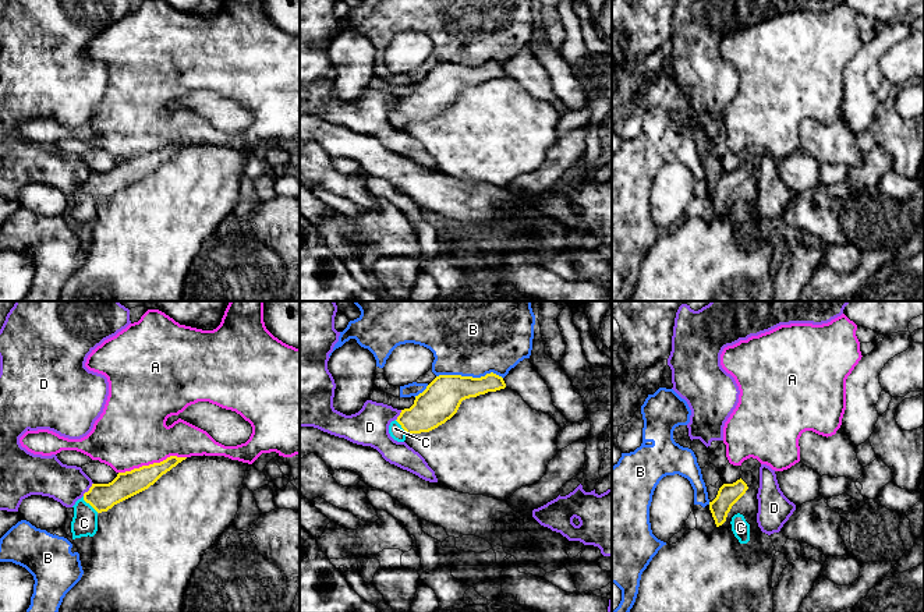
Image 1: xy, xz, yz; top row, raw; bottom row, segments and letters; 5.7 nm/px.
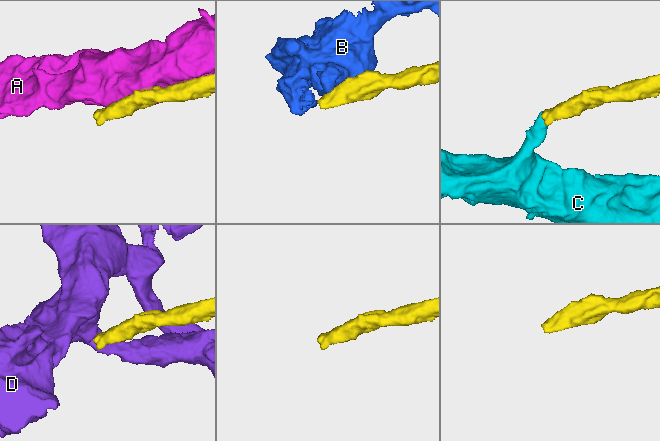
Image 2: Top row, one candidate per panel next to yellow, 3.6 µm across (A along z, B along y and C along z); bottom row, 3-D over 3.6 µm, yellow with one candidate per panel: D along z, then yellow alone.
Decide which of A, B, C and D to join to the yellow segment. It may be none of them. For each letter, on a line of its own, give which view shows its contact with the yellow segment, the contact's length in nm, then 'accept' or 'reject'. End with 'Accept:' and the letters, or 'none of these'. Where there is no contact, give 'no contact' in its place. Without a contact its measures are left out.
A: xy | 400 nm | reject
B: xz | 380 nm | reject
C: xy | 130 nm | accept
D: xy | 100 nm | reject
Accept: C

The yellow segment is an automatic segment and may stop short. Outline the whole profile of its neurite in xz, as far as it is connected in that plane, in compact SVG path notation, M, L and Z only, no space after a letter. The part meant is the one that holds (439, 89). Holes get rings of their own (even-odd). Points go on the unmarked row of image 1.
M493 60L481 66L439 63L422 81L415 84L414 92L410 96L401 98L400 103L390 110L389 121L394 128L404 130L407 123L429 120L450 107L457 100L463 88L505 75L506 71L503 66Z

